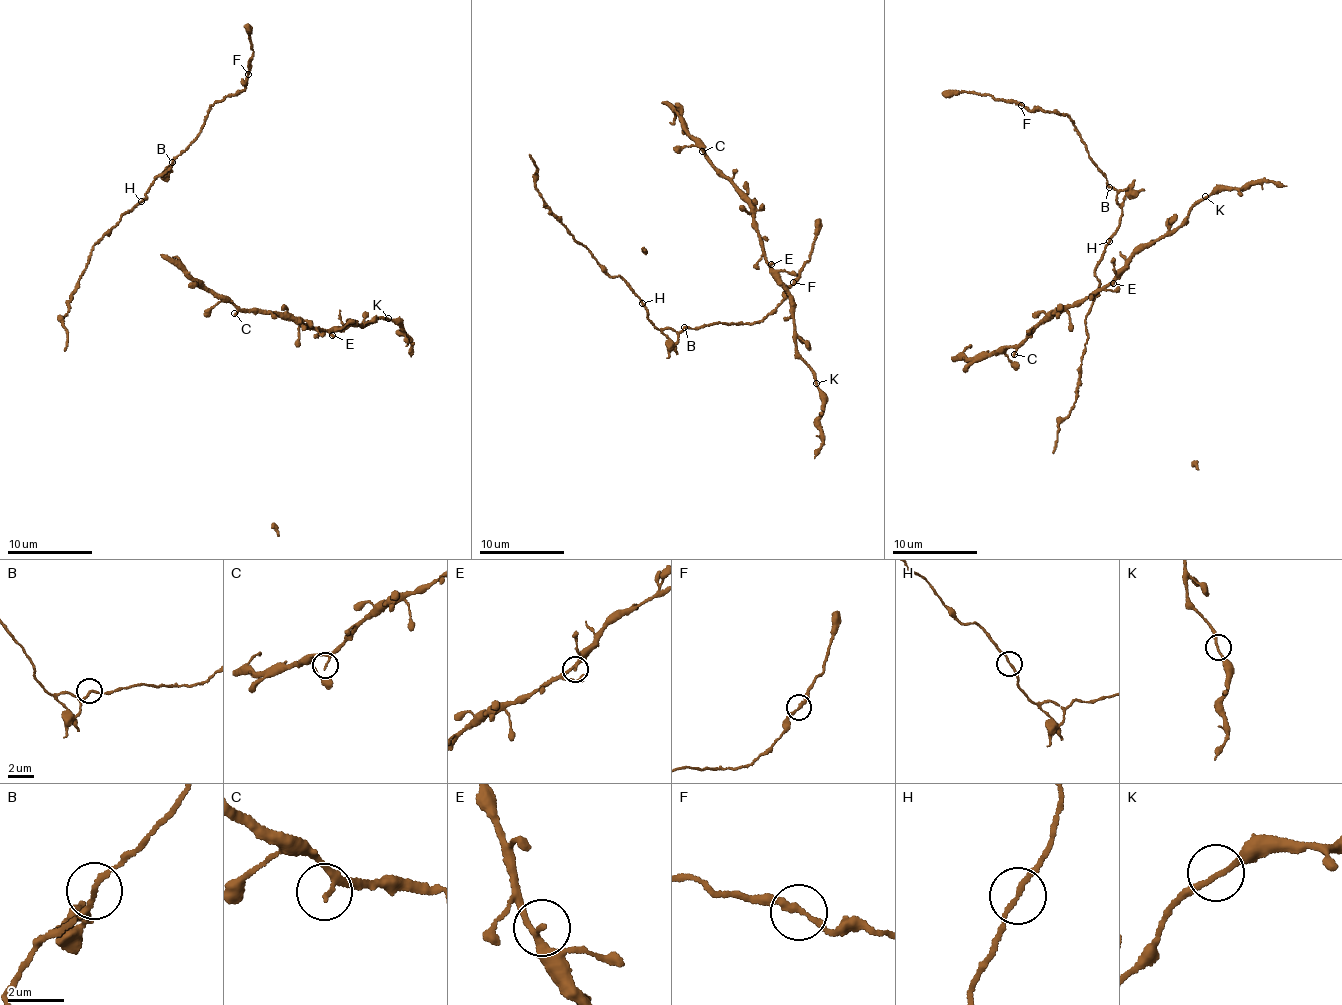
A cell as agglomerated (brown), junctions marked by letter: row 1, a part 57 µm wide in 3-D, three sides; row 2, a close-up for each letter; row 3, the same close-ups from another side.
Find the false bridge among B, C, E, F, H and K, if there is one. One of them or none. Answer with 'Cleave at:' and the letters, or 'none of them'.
Cleave at: none of them

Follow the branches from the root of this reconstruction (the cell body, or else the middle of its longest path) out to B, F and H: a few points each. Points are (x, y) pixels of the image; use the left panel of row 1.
B: (62, 318), (68, 313), (69, 299), (91, 247), (118, 223), (121, 214), (145, 198), (149, 184), (172, 162)
F: (62, 318), (91, 247), (193, 143), (215, 102), (245, 87), (248, 74)
H: (62, 318), (68, 313), (69, 299), (91, 247), (118, 223), (121, 214), (141, 202)

